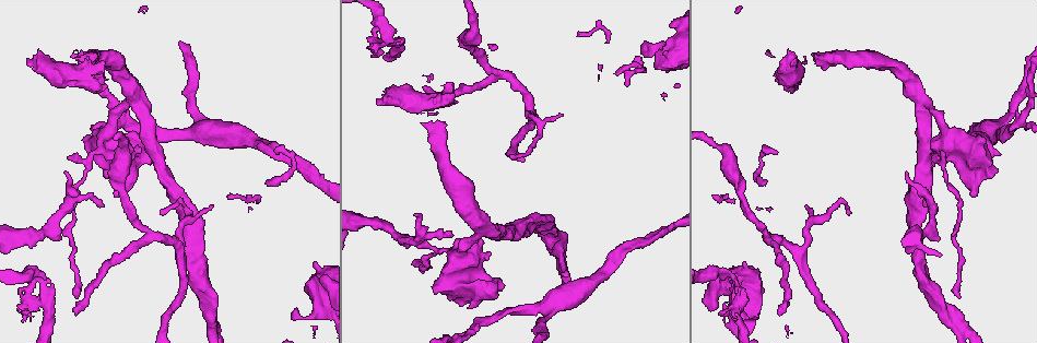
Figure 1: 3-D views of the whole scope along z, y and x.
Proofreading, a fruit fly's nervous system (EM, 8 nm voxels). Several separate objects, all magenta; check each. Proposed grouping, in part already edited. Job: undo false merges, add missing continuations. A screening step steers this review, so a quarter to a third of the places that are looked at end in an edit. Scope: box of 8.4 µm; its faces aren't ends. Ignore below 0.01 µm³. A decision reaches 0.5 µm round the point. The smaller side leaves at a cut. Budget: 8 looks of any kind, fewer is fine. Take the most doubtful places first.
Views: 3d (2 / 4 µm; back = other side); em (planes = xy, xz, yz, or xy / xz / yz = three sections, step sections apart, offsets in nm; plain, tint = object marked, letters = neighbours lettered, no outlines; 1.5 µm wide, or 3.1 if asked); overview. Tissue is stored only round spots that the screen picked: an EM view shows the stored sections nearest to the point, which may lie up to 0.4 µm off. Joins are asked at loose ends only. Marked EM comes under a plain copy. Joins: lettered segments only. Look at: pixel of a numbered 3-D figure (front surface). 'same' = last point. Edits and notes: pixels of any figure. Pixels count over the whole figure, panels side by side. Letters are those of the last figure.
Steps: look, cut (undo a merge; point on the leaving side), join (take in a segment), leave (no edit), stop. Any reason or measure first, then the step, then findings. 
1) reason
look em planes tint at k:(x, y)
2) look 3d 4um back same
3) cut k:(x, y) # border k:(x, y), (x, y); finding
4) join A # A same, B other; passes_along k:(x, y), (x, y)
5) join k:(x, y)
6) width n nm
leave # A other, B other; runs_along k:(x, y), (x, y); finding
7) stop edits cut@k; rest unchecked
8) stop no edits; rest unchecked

free end
look em xz step 8 letters at 1:(140, 152)

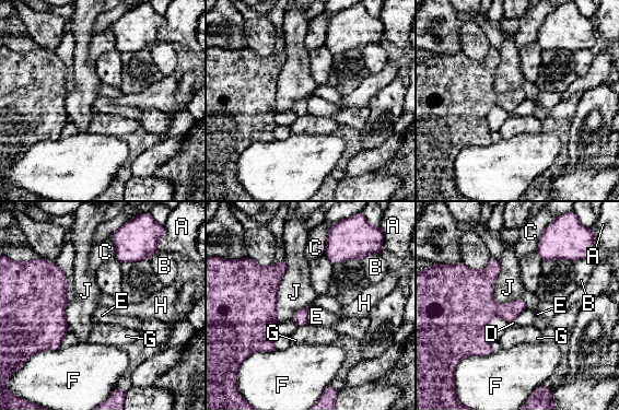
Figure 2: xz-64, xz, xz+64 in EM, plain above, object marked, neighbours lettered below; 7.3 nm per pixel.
leave # A other, B other, C other, D other, E other, F other, G other, H other, J other; border 2:(313, 304), (307, 309), (306, 324); none of them fits

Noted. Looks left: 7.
tapers out
look em planes letters at 1:(161, 210)

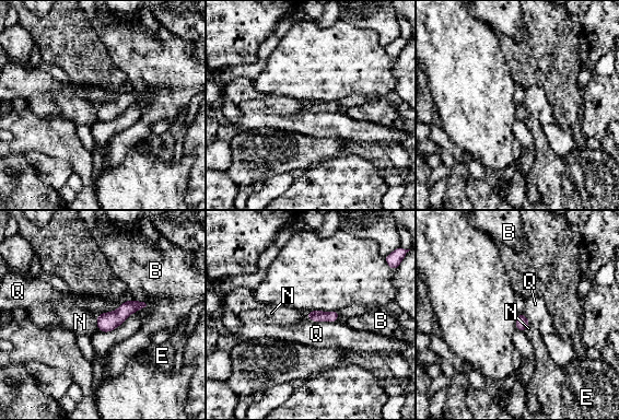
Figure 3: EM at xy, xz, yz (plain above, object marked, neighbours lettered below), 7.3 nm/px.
leave # B other, E other, N other, Q other; border 3:(306, 315), (313, 321), (336, 322); no lettered segment goes on from it

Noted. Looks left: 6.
tapers out
look em xy step 4 letters at 1:(425, 87)

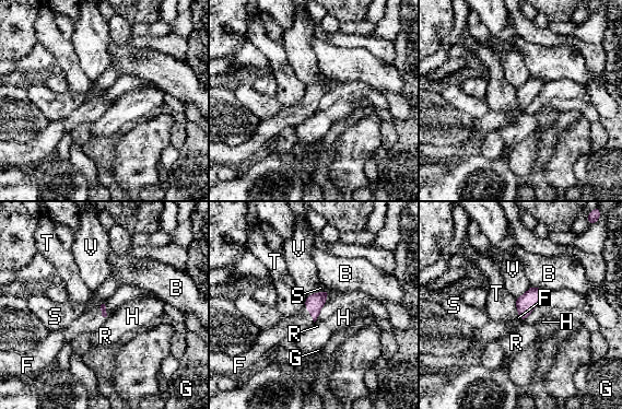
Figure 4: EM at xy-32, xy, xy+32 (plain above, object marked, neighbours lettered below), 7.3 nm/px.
longest_contact F 150 nm
join F # B other, F same, G other, H other, R other, S other, T other, V other; passes_along 4:(314, 303), (310, 314), (293, 326); it goes on there

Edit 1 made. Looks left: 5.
stop edits join@4; rest unchecked

